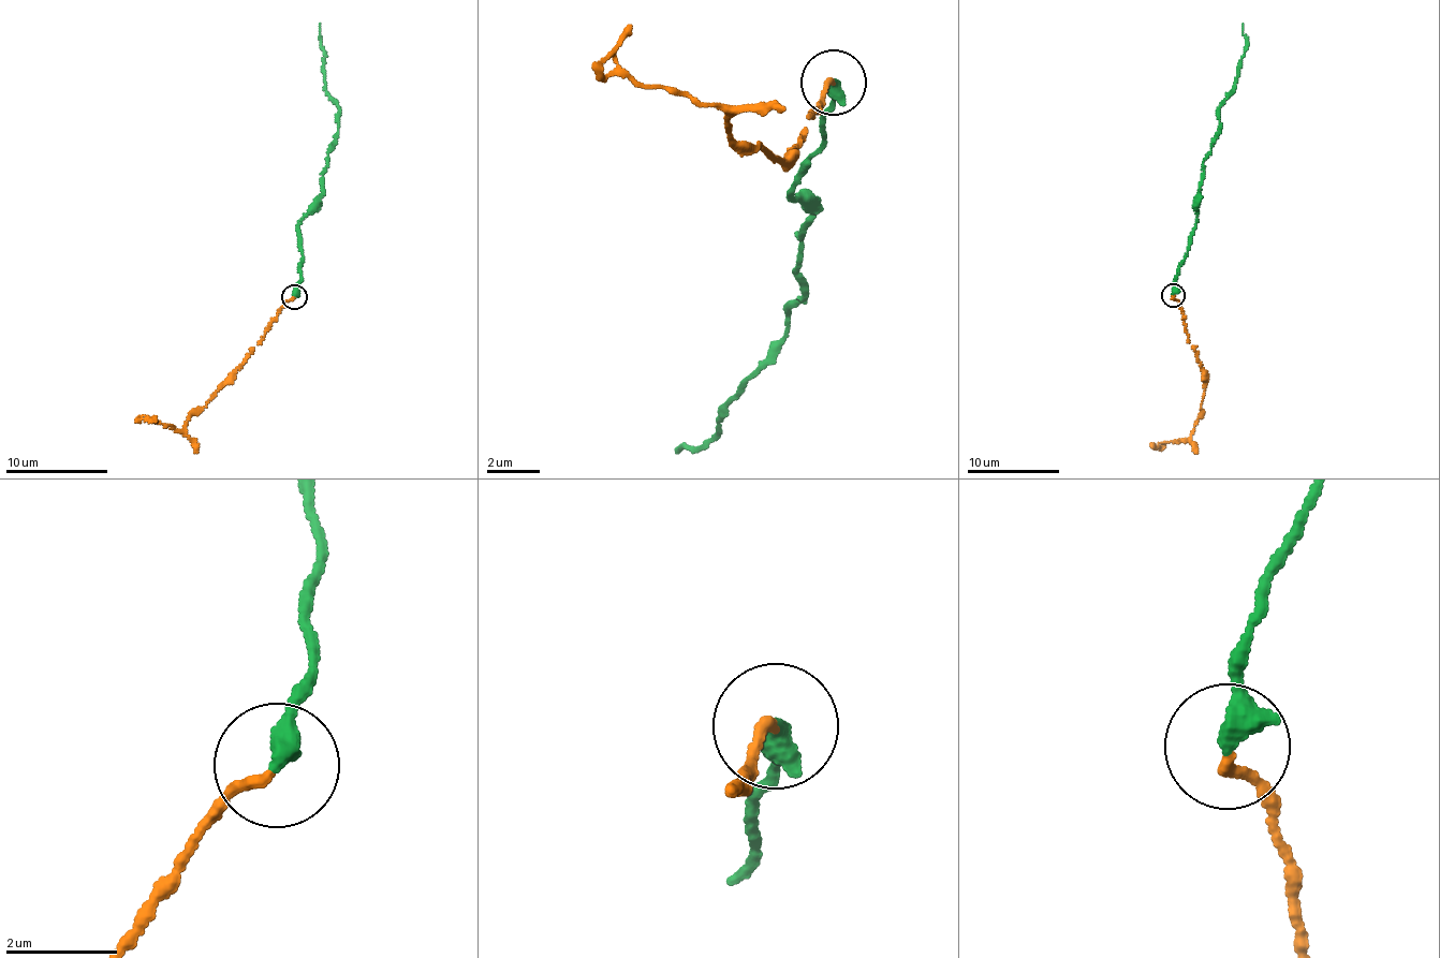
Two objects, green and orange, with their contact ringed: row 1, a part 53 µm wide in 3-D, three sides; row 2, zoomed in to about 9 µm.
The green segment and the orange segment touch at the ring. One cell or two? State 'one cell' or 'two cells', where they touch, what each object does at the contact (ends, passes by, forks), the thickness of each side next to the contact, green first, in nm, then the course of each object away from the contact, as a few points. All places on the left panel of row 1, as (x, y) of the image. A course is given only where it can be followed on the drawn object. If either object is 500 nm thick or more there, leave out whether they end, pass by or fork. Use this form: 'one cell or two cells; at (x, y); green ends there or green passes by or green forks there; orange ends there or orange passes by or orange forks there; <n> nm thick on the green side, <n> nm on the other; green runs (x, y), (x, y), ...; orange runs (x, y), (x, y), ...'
two cells; at (294, 297); green ends there; orange ends there; 440 nm thick on the green side, 190 nm on the other; green runs (295, 297), (304, 262), (298, 221), (322, 192), (327, 149), (338, 132), (339, 108), (326, 94), (320, 24); orange runs (293, 297), (284, 304), (261, 341), (181, 429), (147, 418), (156, 416)

